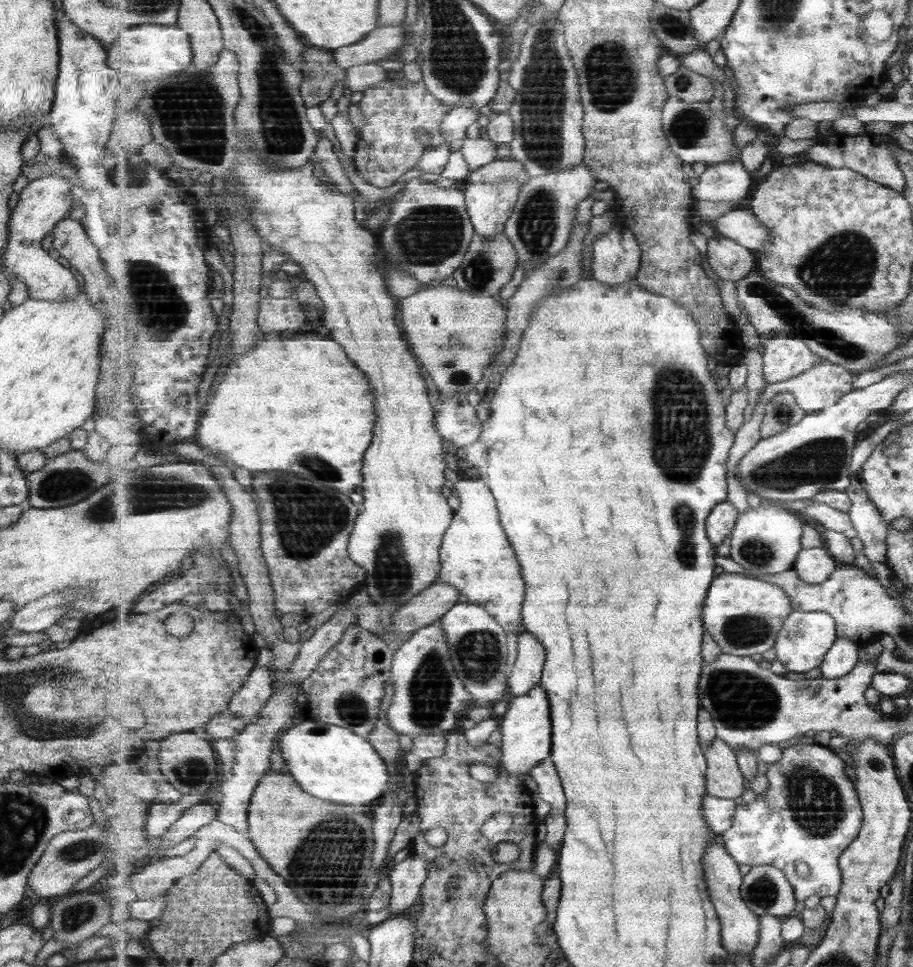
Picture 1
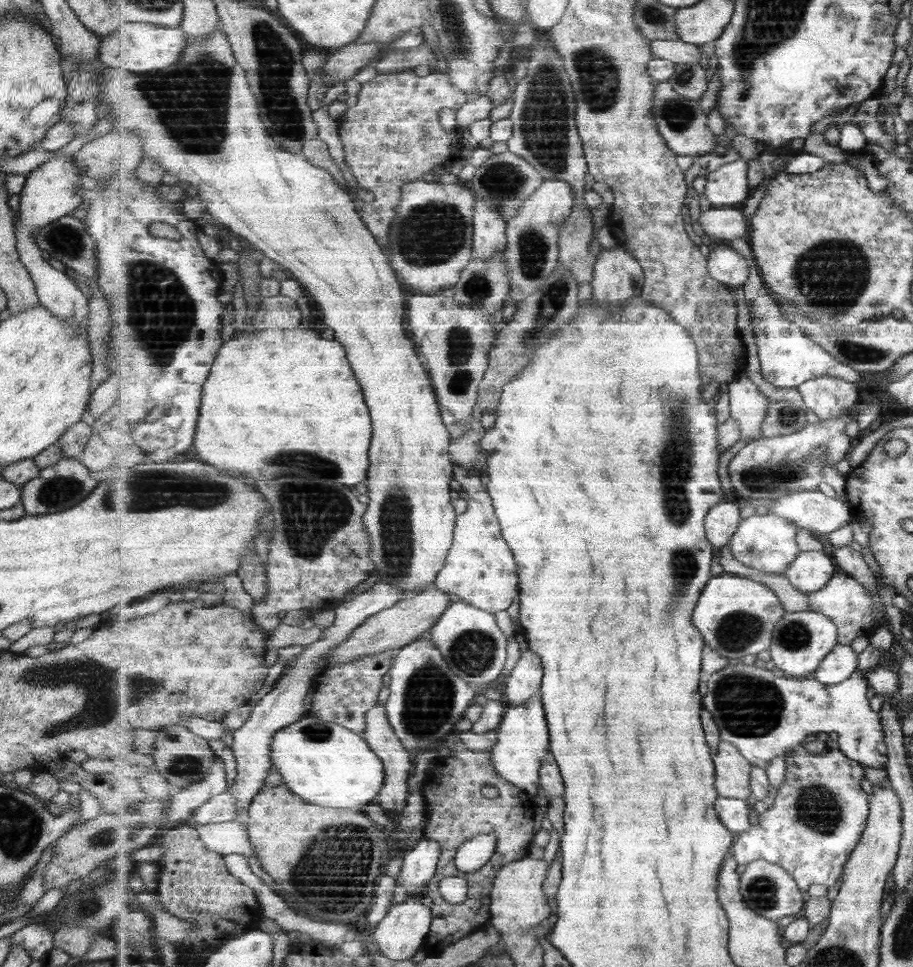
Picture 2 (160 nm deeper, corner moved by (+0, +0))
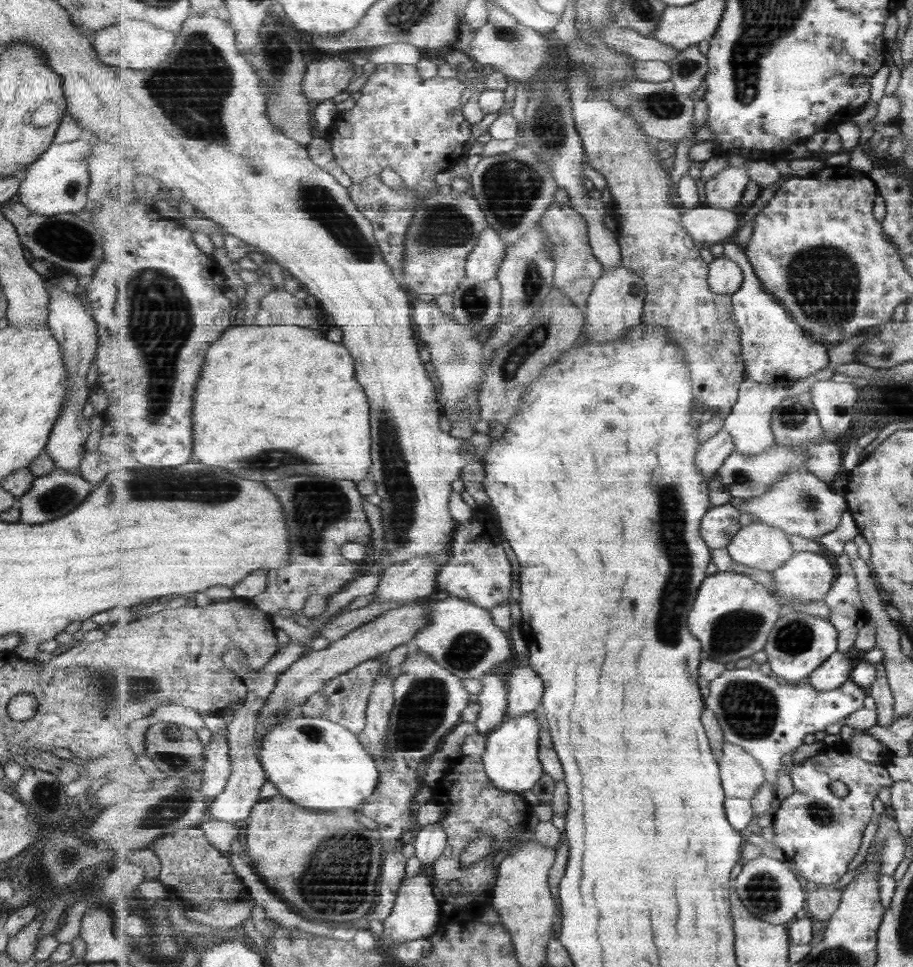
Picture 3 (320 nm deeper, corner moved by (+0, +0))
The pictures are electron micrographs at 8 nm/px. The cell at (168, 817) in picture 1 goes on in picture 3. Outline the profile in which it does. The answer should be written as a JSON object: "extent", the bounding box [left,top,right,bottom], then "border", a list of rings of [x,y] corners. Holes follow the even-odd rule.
{"extent":[202,724,232,800],"border":[[[226,724],[226,728],[225,731],[212,735],[211,741],[207,744],[202,793],[208,800],[213,800],[216,796],[222,794],[232,773],[227,733],[229,732],[229,725]]]}

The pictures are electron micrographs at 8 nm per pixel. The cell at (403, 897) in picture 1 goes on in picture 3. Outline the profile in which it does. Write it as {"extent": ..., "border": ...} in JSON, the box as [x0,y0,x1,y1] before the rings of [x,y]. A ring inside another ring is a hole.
{"extent":[413,822,448,872],"border":[[[439,822],[422,827],[413,845],[414,856],[421,862],[421,870],[427,872],[441,856],[448,845],[448,834]]]}

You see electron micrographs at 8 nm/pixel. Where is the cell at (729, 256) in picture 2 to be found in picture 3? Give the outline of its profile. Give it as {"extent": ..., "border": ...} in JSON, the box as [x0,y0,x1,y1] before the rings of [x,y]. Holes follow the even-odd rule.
{"extent":[710,253,743,294],"border":[[[724,253],[710,263],[710,287],[718,294],[735,294],[741,288],[743,281],[743,269],[737,262],[724,256]]]}

